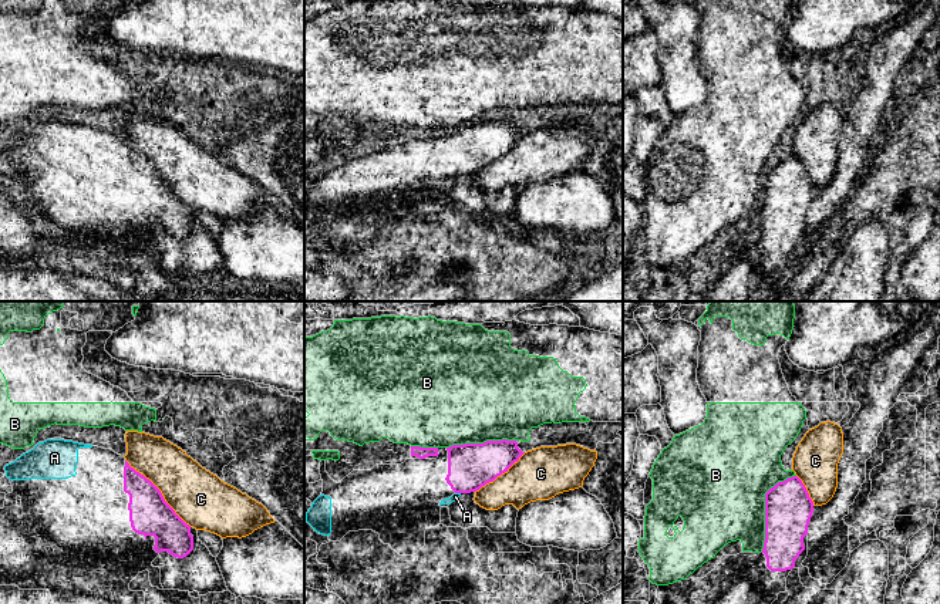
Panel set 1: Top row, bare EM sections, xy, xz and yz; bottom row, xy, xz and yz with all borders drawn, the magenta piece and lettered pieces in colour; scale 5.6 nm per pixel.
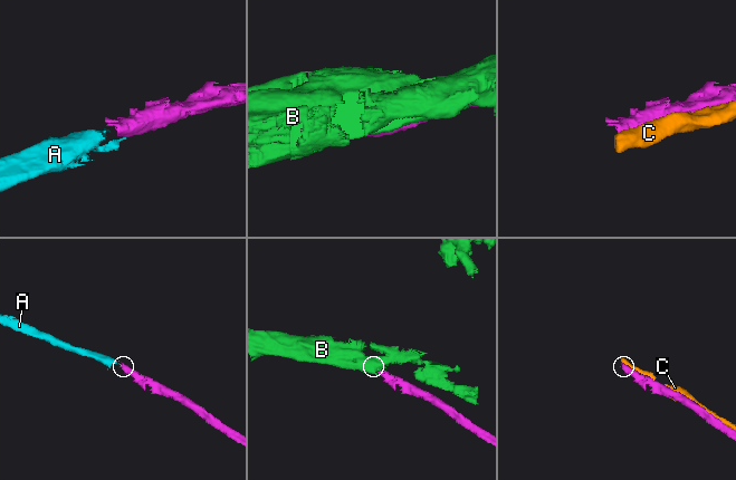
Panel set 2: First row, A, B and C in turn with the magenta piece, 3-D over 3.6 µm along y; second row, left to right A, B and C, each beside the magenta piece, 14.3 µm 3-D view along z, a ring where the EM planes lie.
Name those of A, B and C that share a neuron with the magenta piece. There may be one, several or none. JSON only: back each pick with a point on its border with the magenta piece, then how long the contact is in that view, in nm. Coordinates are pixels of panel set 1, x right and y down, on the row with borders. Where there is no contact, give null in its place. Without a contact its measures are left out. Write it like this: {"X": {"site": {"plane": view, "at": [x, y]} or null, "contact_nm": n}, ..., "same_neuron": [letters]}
{"A": {"site": {"plane": "xz", "at": [458, 492]}, "contact_nm": 30}, "same_neuron": ["A"]}

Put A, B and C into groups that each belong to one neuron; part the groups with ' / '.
A / B / C

